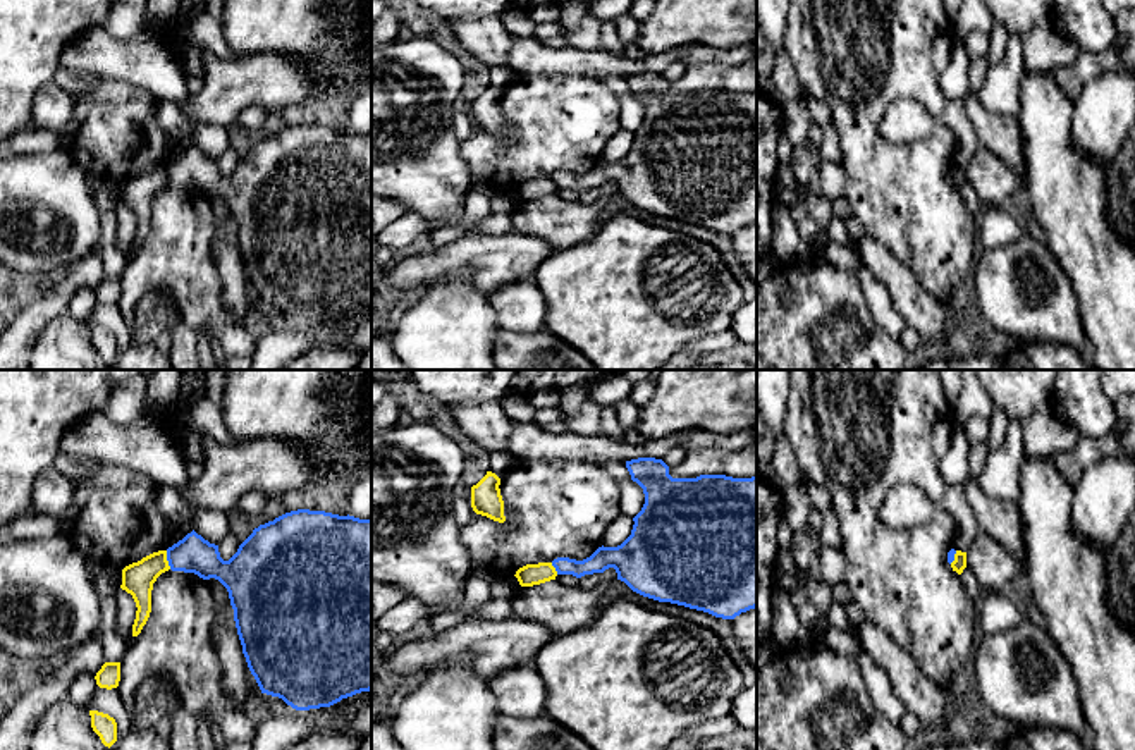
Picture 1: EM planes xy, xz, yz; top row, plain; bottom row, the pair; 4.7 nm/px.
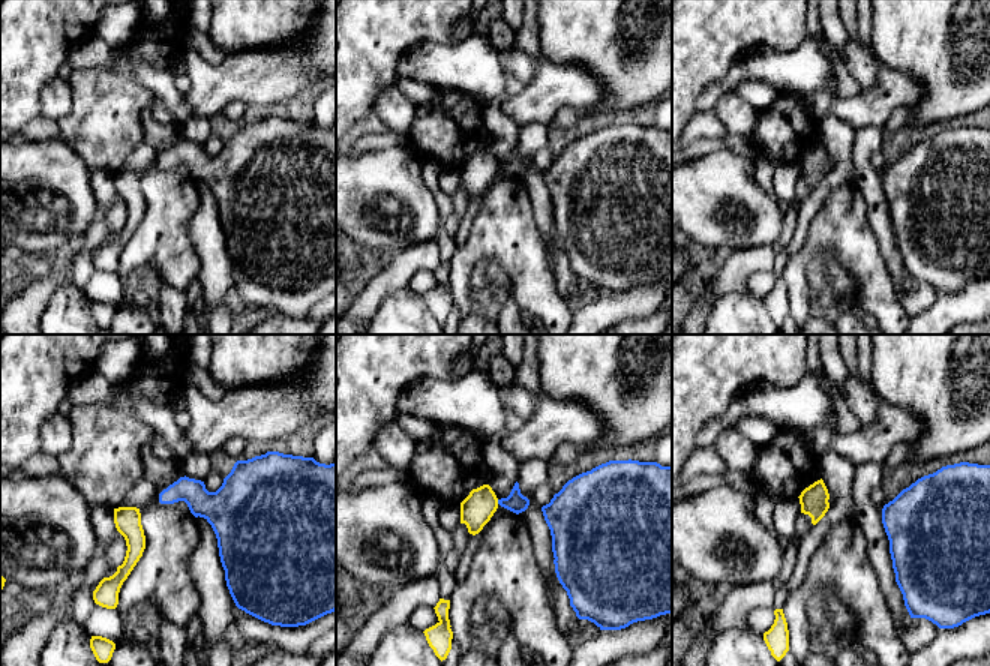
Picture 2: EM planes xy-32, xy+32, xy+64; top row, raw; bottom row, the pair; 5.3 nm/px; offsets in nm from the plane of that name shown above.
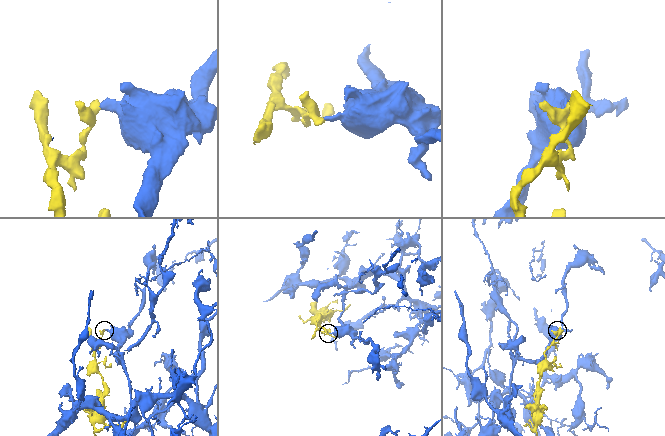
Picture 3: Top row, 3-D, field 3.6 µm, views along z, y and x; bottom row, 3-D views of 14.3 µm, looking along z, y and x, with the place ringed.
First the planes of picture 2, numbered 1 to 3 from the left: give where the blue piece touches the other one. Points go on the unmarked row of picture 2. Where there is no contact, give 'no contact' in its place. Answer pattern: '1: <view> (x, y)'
1: no contact
2: xy+32 (497, 165)
3: no contact

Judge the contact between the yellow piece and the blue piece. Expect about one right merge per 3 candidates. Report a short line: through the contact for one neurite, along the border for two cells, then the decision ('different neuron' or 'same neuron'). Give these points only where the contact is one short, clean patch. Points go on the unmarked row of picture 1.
line xy (165, 165), (171, 183); different neuron

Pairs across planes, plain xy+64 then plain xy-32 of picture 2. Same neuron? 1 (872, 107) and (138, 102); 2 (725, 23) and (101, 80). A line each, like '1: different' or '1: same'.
1: different
2: different

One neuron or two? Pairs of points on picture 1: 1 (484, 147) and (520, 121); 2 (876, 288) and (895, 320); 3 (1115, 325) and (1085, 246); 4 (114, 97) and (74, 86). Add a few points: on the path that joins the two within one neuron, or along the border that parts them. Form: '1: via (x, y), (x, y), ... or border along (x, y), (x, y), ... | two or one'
1: via (494, 147), (503, 147), (518, 131) | one
2: via (876, 296), (886, 312) | one
3: via (1115, 307), (1115, 282), (1099, 265) | one
4: border along (73, 74), (83, 88), (74, 98) | two

